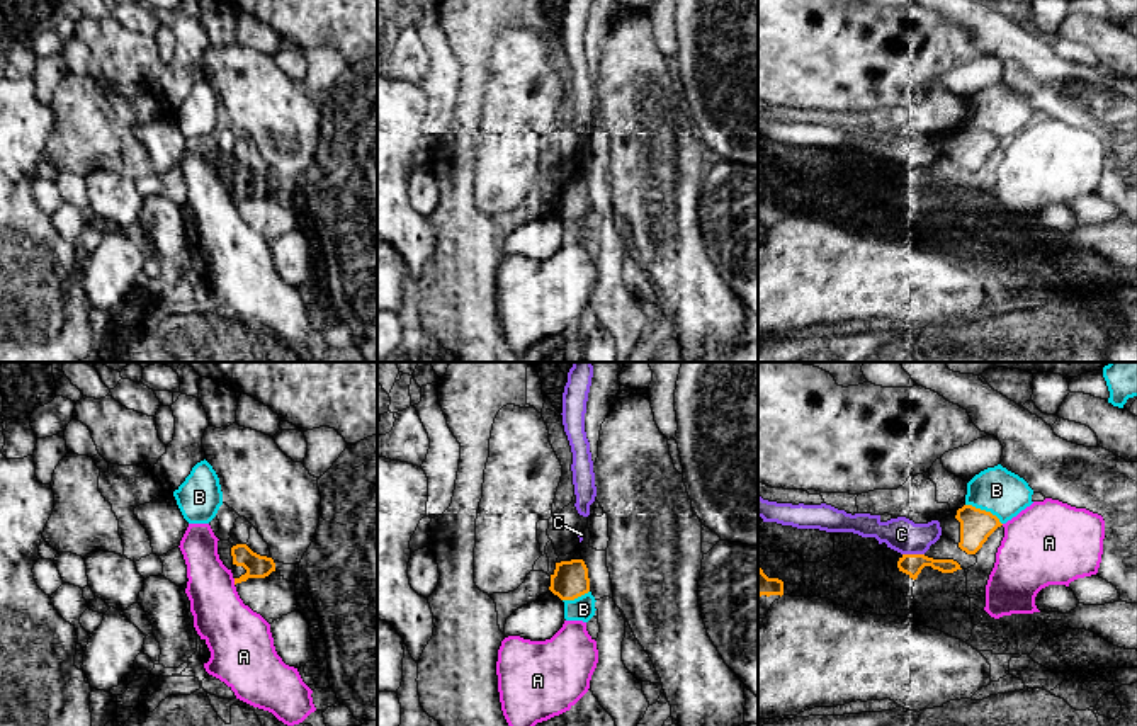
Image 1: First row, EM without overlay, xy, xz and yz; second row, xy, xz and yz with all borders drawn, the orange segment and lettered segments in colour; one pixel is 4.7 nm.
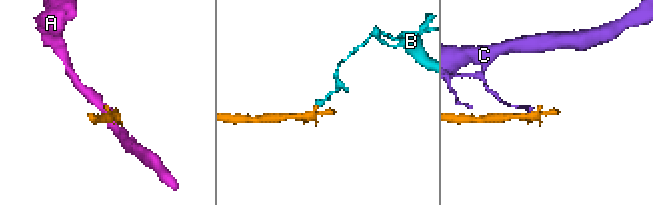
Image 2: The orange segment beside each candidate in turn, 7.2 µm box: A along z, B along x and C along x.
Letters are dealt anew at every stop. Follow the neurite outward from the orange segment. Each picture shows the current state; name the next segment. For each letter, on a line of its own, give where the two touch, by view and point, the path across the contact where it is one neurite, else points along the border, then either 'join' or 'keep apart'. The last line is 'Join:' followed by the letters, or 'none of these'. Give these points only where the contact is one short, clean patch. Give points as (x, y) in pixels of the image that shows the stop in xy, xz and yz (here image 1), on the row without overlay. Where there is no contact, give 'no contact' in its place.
A: meets orange in xy at (235, 201); keep apart
B: meets orange in yz at (984, 130); border along yz (966, 123), (989, 130), (1001, 143); keep apart
C: meets orange in yz at (913, 174); keep apart
Join: none of these

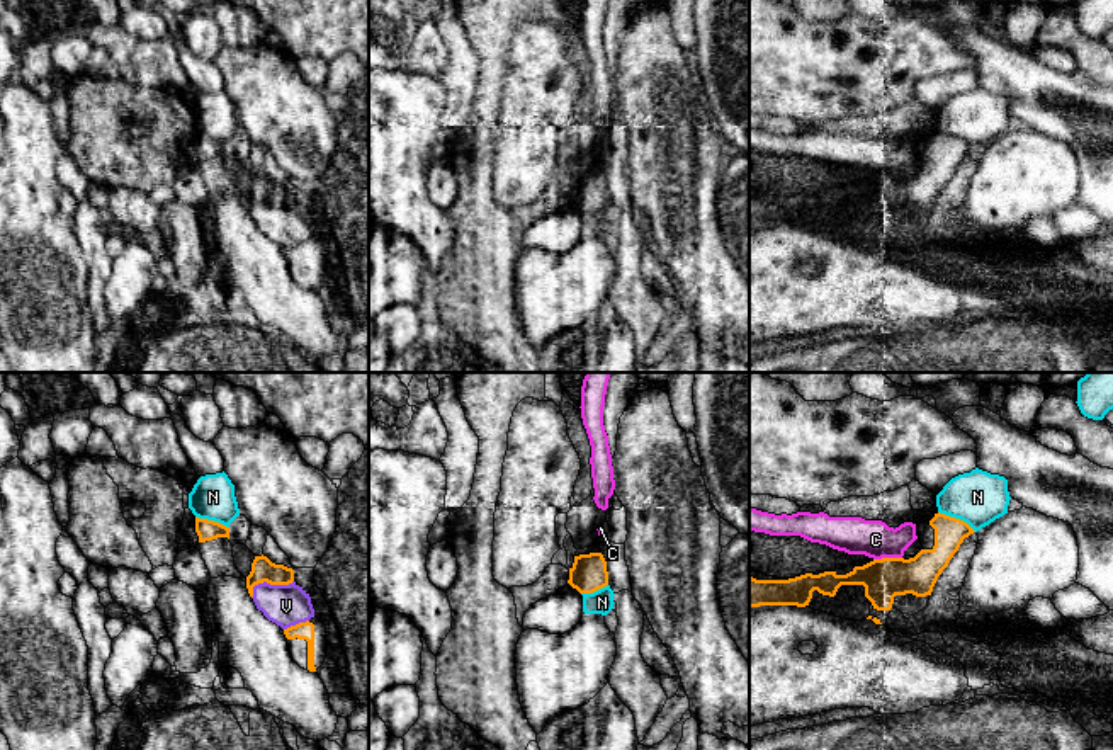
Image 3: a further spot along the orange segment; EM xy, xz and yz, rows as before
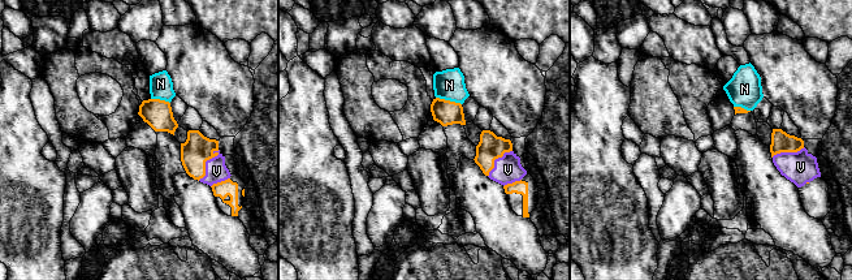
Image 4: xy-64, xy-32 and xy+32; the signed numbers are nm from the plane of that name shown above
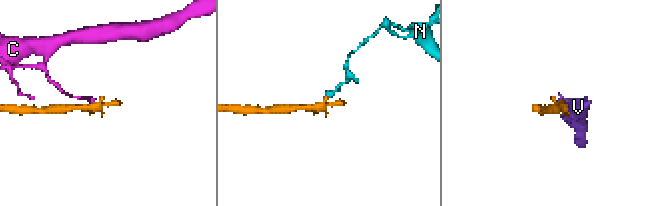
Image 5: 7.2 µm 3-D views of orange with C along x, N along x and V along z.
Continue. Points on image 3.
C: meets orange in yz at (887, 177); keep apart
N: meets orange in yz at (957, 138); border along yz (938, 130), (966, 140), (976, 150); keep apart
V: meets orange in xy at (267, 201); join
Join: V

